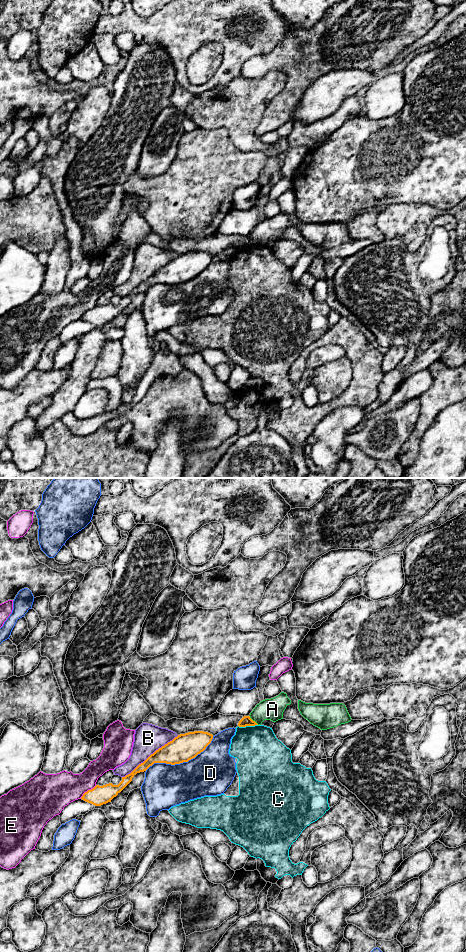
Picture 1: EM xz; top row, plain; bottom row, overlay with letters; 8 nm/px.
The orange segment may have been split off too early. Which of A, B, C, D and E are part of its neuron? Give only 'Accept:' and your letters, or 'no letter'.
Accept: no letter

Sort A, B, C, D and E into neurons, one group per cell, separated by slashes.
A D / B / C / E

